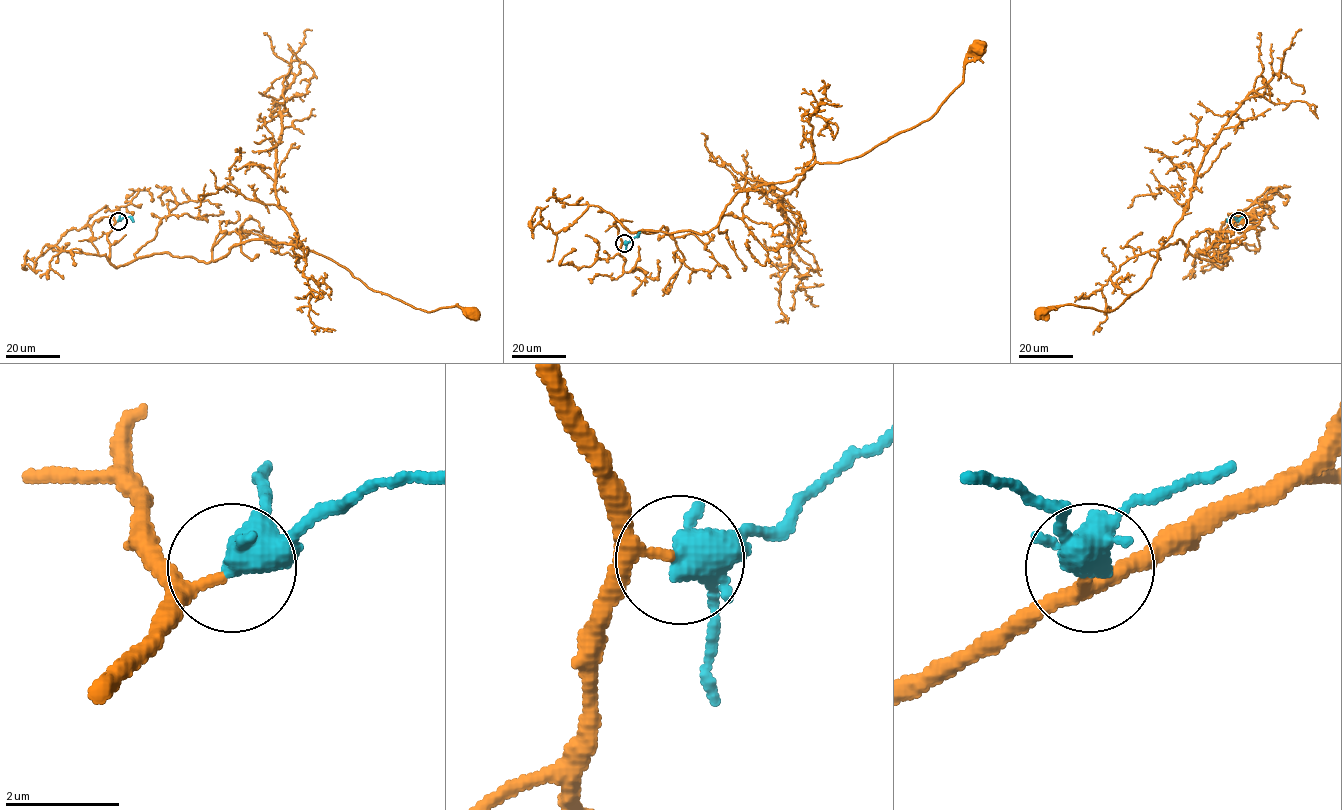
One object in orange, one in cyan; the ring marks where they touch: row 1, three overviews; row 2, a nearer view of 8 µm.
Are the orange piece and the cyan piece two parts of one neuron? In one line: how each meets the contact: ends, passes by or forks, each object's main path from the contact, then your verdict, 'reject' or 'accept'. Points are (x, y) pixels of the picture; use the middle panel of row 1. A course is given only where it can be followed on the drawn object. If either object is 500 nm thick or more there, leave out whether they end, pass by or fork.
orange passes by | cyan passes by | orange via (624, 243), (616, 220), (632, 232), (708, 232), (739, 192), (860, 157), (917, 126), (963, 80), (978, 46) | cyan via (624, 243), (640, 232) | accept

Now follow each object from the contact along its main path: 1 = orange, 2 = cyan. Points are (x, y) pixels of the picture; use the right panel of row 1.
1: (1238, 221), (1214, 247), (1225, 265), (1228, 253), (1201, 259), (1179, 239), (1117, 308), (1041, 311)
2: (1238, 221), (1232, 217), (1226, 221)

